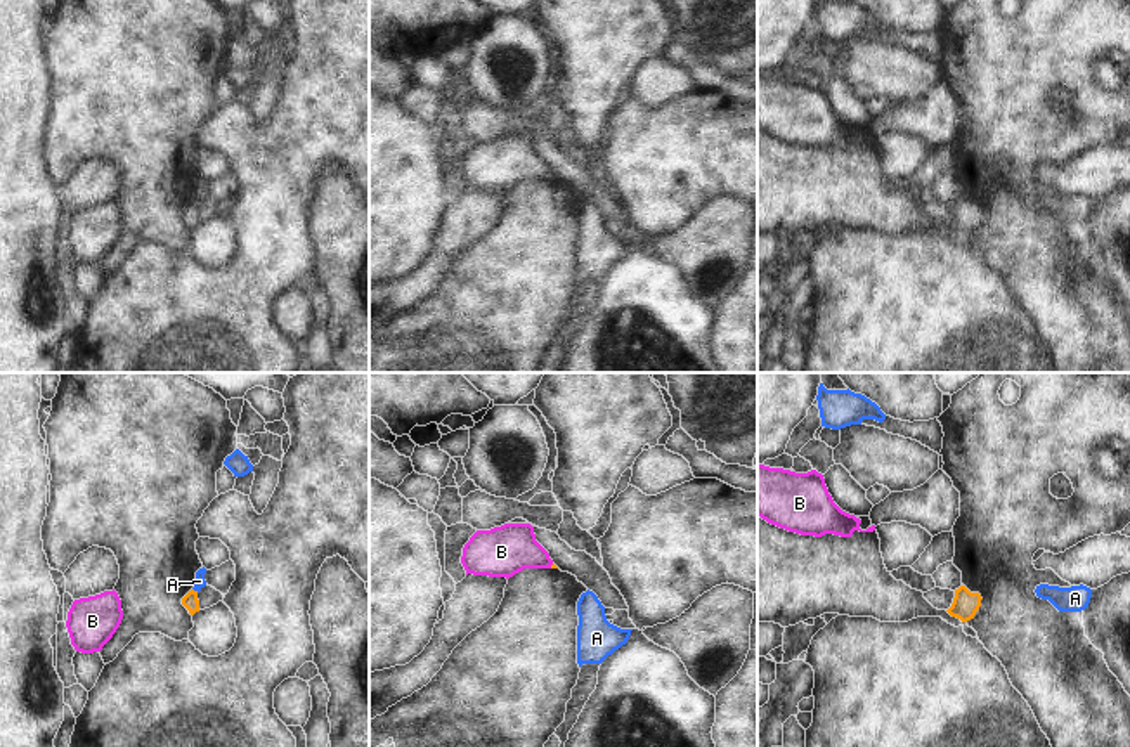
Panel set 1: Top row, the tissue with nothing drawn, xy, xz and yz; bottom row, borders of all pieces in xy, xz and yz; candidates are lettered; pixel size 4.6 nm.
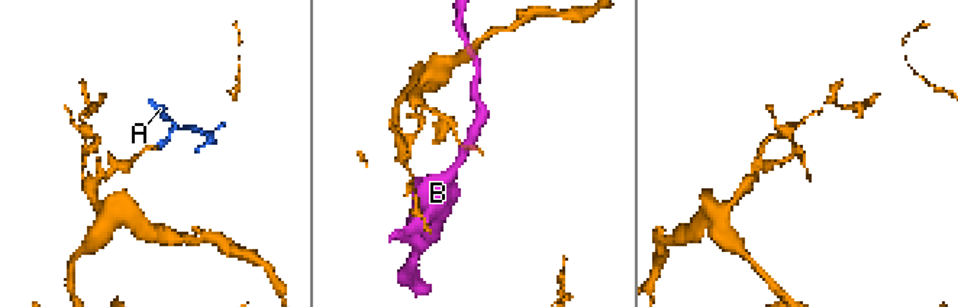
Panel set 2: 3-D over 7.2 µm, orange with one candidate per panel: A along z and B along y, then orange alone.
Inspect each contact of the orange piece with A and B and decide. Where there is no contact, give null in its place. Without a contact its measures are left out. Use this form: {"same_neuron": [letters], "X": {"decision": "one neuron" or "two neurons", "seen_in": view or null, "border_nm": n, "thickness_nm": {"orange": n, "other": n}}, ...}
{"same_neuron": [], "A": {"decision": "two neurons", "seen_in": "xy", "border_nm": 40, "thickness_nm": {"orange": 70, "other": 50}}, "B": {"decision": "two neurons", "seen_in": "xz", "border_nm": 30, "thickness_nm": {"orange": 20, "other": 240}}}

